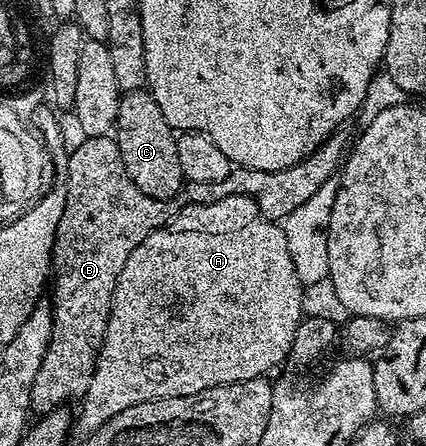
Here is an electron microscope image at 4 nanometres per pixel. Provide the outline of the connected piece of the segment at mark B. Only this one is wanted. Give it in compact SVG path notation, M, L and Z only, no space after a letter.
M114 136L83 137L80 142L80 145L76 149L74 146L67 155L65 211L61 215L61 223L57 223L55 242L51 248L53 270L53 284L49 289L49 297L51 293L49 304L53 315L51 338L41 359L37 379L33 379L31 396L32 410L39 415L71 403L67 401L74 402L82 398L95 370L98 351L103 346L103 336L109 323L117 275L121 275L121 267L125 267L125 259L129 259L133 247L142 243L155 229L162 229L181 211L178 200L158 201L149 198L133 183L132 179L129 179Z

